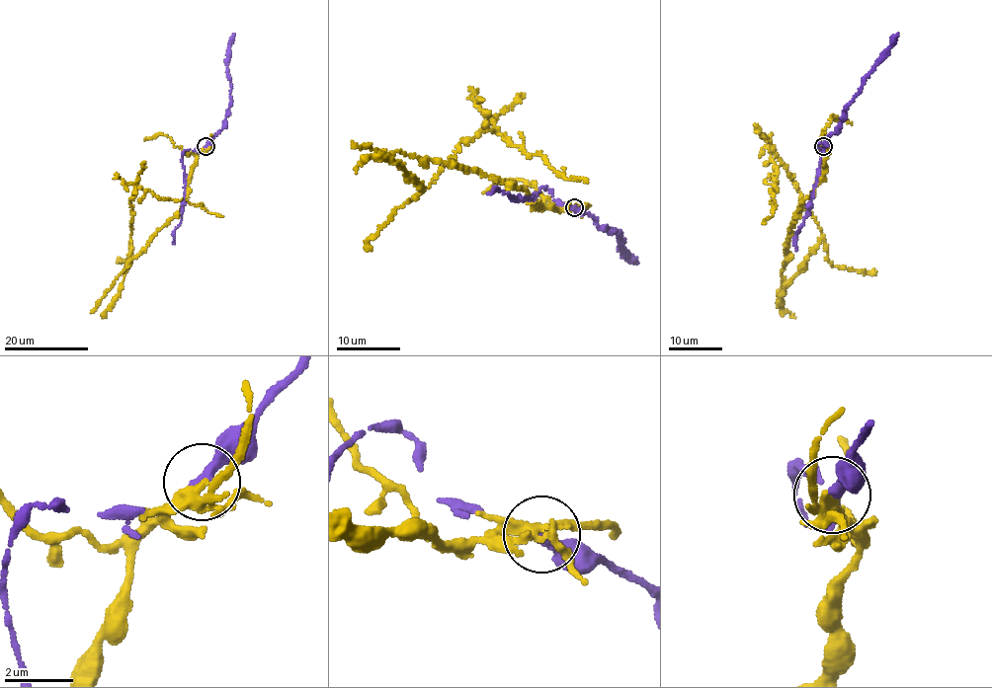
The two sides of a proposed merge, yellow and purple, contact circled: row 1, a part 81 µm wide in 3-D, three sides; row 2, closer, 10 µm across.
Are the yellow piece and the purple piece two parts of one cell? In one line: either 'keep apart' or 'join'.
keep apart

